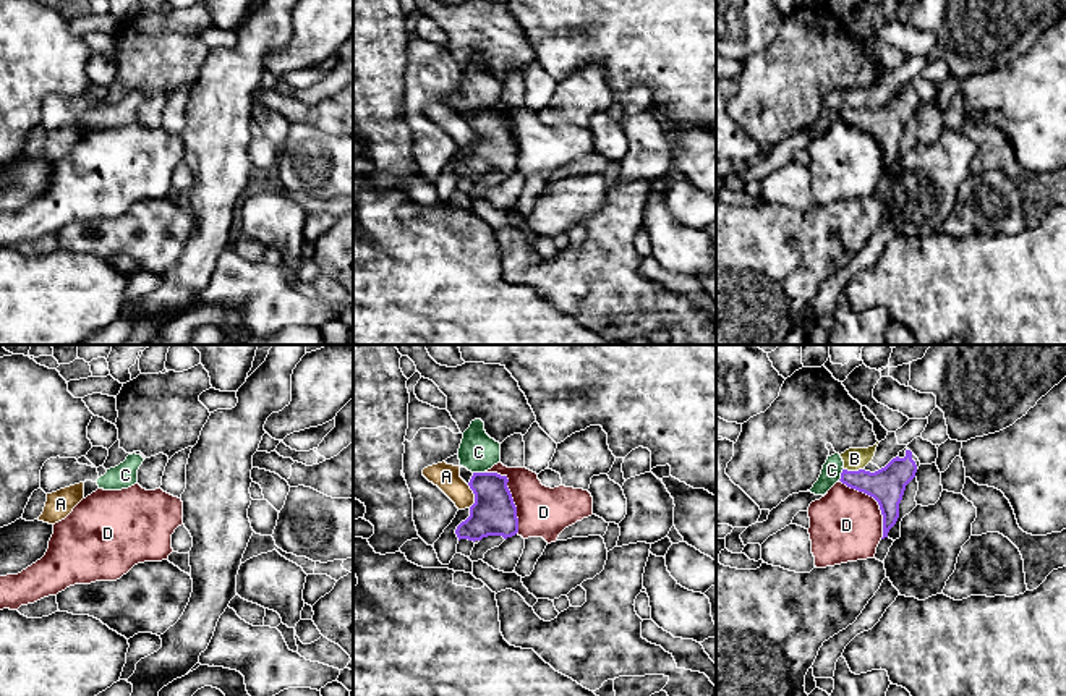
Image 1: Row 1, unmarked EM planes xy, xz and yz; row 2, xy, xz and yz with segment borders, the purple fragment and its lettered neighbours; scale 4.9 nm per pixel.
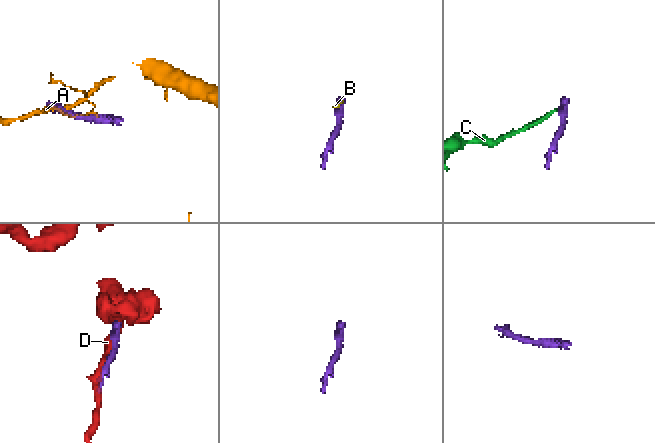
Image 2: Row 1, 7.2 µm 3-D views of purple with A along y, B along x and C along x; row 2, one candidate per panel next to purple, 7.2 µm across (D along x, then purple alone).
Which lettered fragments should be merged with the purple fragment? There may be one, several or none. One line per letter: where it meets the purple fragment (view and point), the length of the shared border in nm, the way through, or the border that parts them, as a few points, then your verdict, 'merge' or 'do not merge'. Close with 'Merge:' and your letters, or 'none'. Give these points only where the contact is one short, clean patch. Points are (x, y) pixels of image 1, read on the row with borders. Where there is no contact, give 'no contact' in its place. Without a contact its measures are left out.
A: meets purple in xz at (475, 496); contact 120 nm long; do not merge
B: meets purple in yz at (854, 471); contact 100 nm long; do not merge
C: meets purple in yz at (841, 475); contact 70 nm long; border along yz (843, 468), (838, 479); do not merge
D: meets purple in xz at (511, 496); contact 360 nm long; do not merge
Merge: none

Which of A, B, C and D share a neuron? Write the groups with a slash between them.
A / B C / D

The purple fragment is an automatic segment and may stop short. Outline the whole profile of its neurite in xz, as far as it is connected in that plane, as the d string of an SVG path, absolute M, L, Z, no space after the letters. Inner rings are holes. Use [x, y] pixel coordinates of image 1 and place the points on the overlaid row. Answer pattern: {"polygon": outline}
{"polygon": "M473 473L468 486L475 503L470 507L470 516L455 529L458 541L475 542L488 536L507 539L518 533L517 507L507 482L507 476L497 473Z"}

